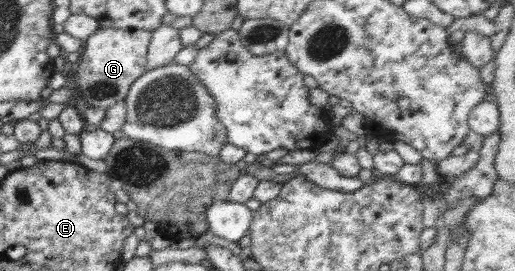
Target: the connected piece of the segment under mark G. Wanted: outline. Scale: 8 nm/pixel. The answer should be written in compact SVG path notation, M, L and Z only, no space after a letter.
M114 27L97 28L84 43L83 55L78 60L75 81L81 97L91 107L107 109L127 97L131 84L147 70L148 45L152 31L122 30Z

